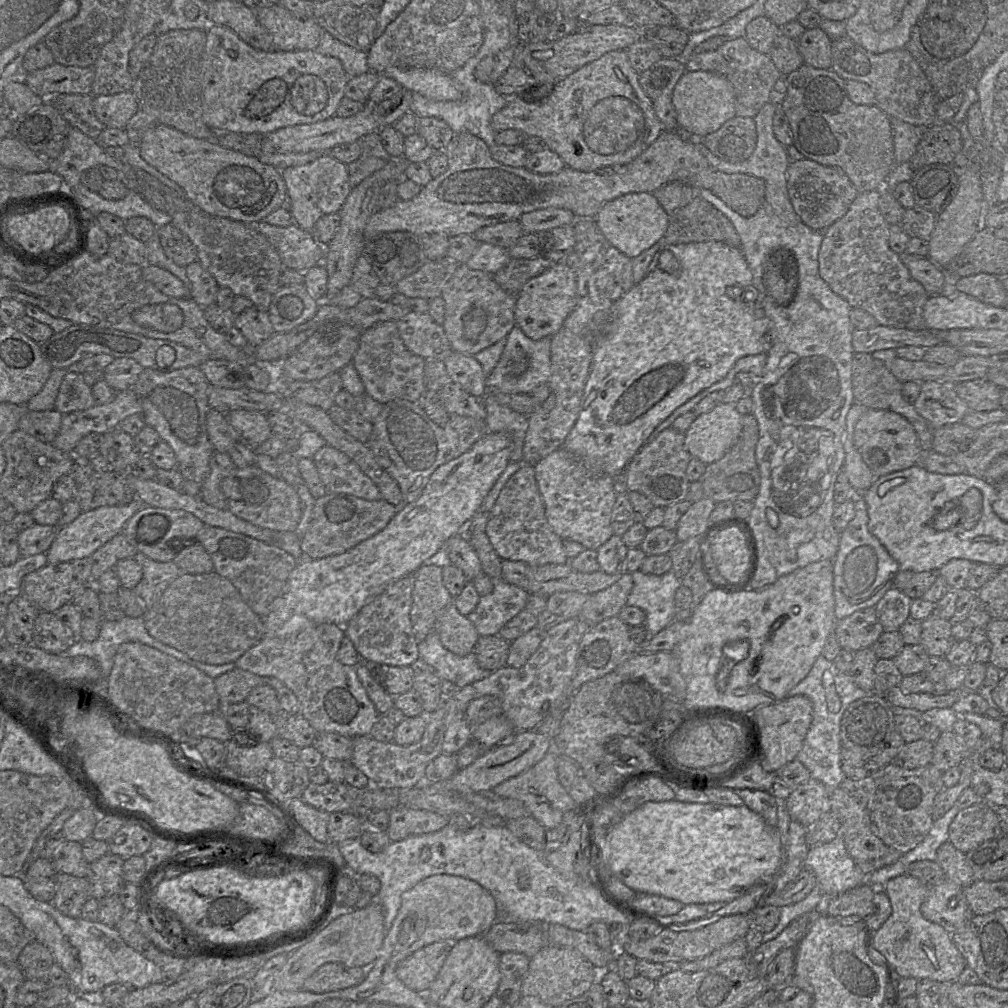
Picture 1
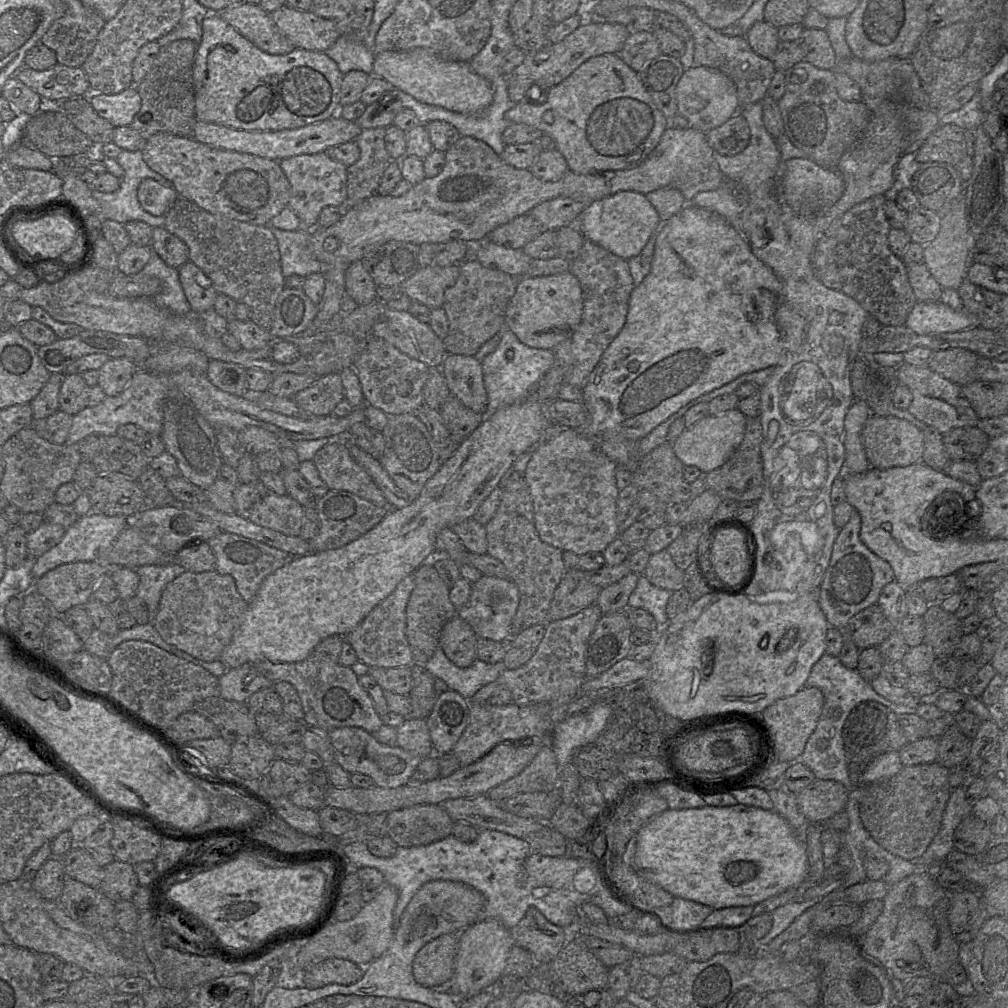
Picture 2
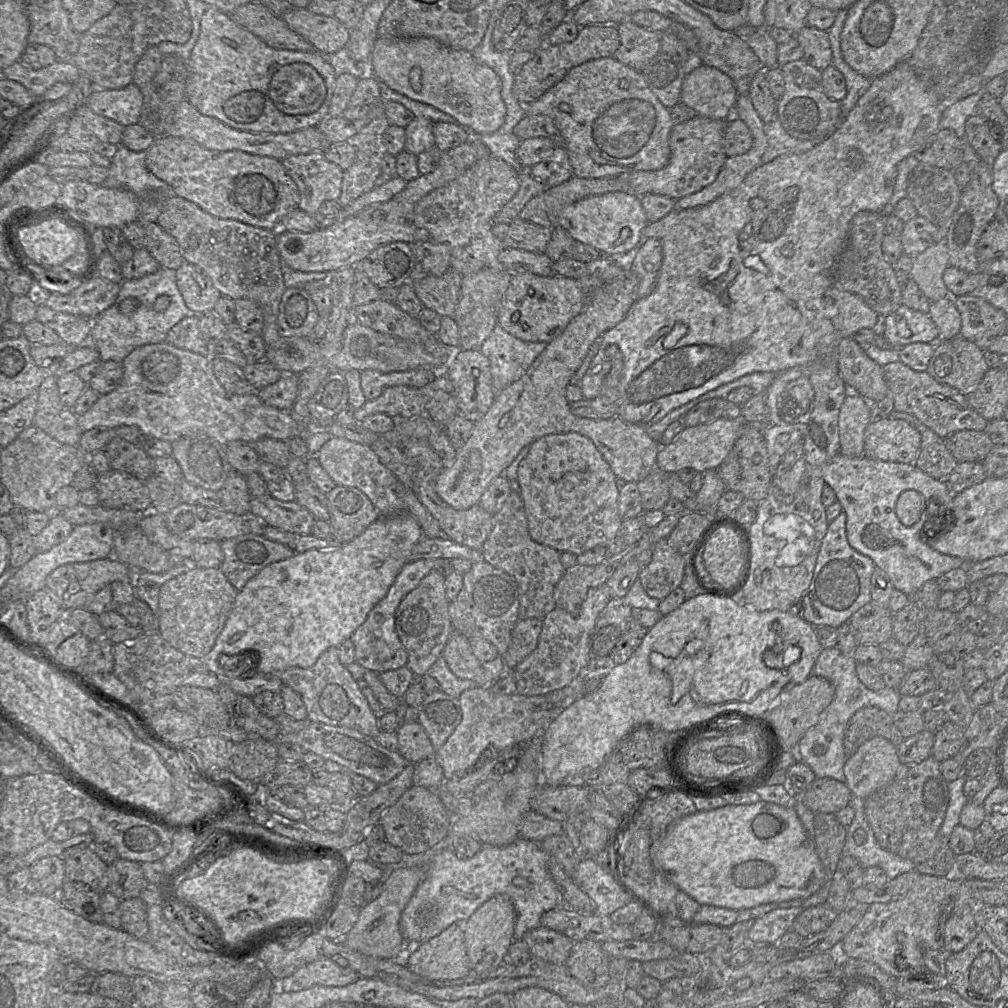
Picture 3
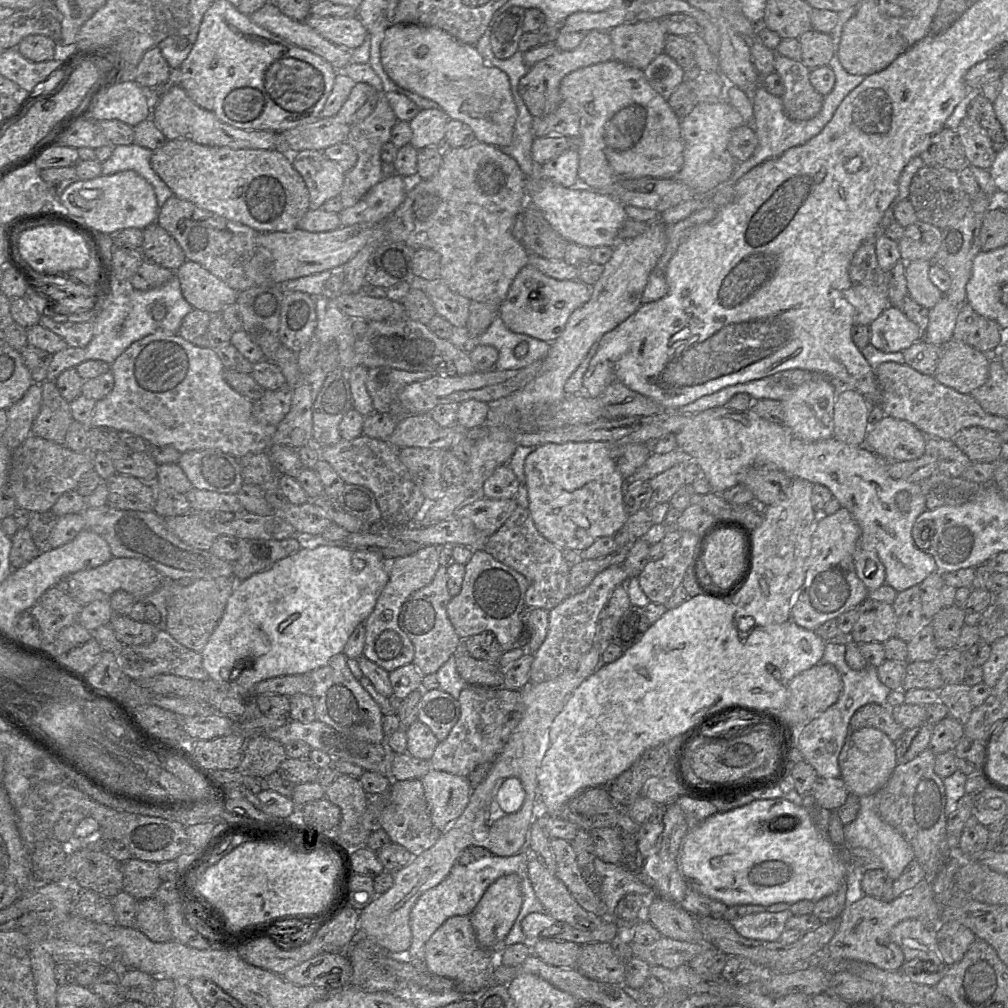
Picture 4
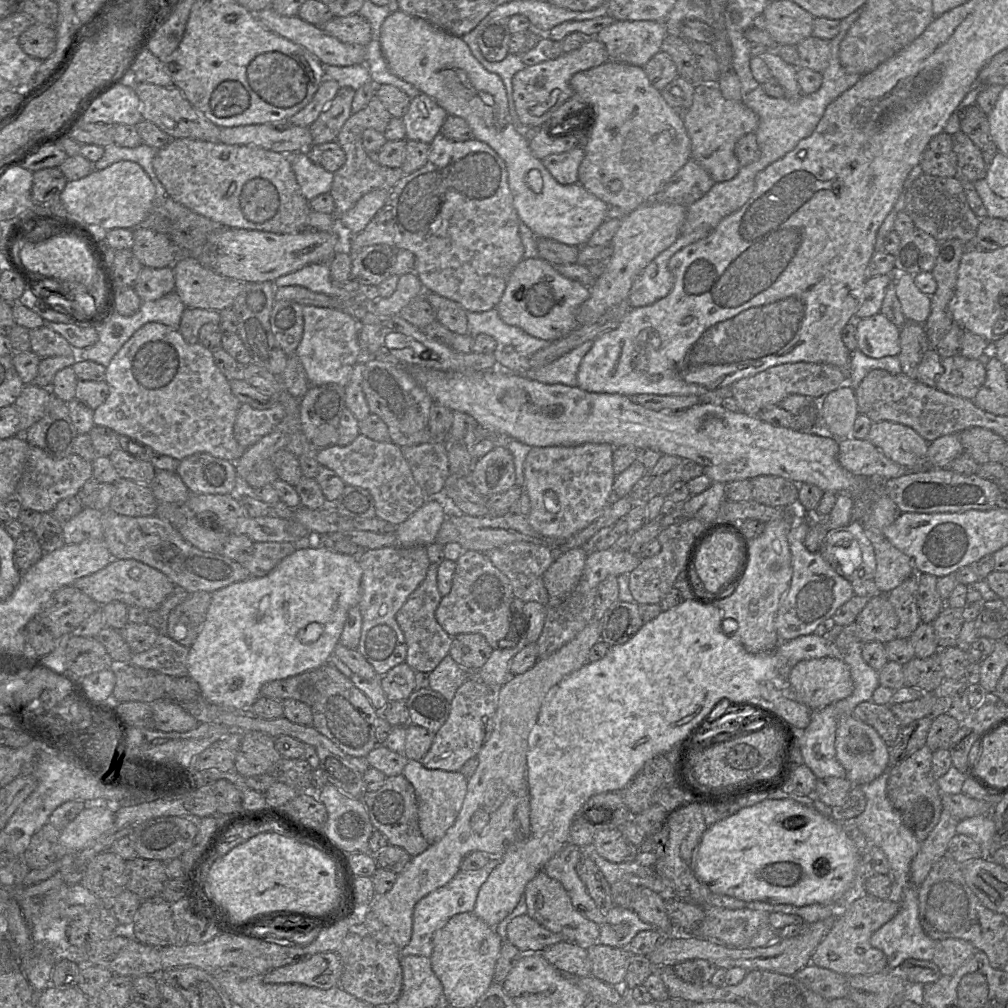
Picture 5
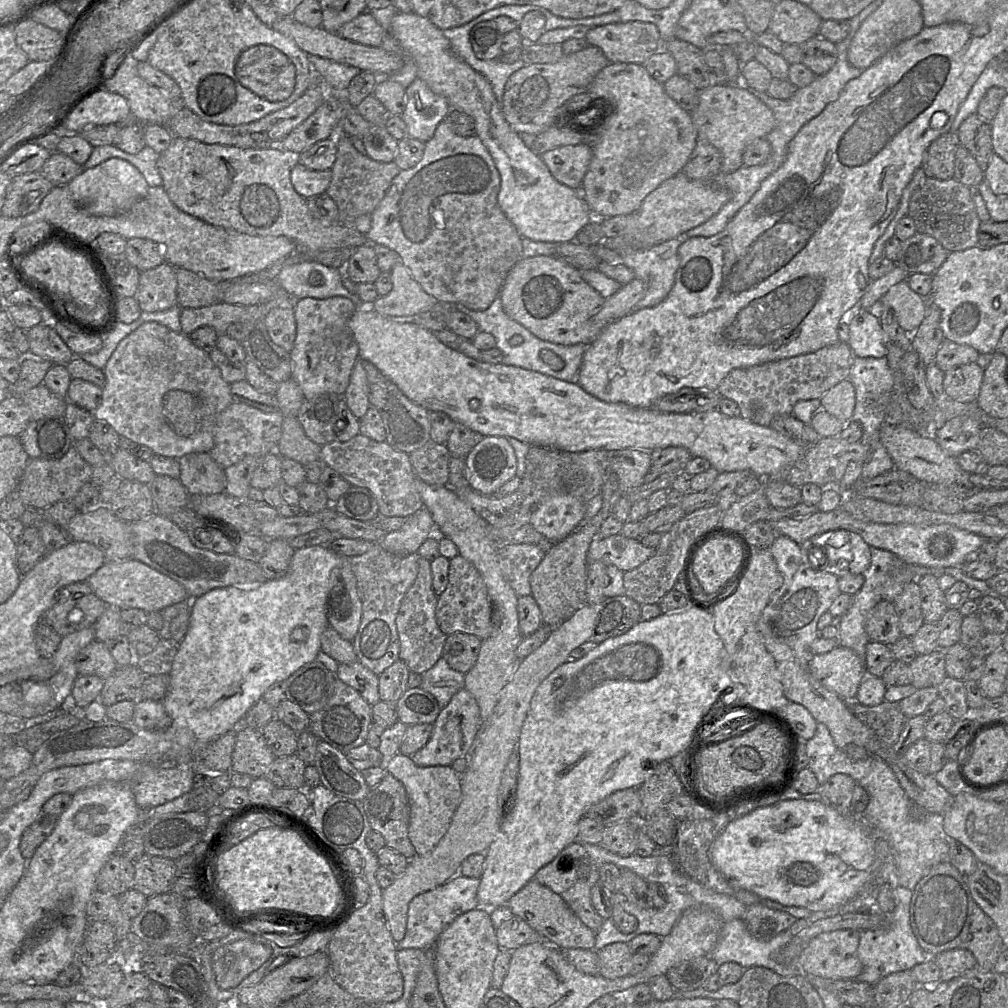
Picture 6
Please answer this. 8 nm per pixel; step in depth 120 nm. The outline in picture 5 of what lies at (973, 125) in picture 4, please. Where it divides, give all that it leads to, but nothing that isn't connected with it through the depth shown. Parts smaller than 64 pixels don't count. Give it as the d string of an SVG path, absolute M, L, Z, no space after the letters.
M962 131L952 135L952 138L958 159L958 175L971 182L985 179L987 166L980 149Z

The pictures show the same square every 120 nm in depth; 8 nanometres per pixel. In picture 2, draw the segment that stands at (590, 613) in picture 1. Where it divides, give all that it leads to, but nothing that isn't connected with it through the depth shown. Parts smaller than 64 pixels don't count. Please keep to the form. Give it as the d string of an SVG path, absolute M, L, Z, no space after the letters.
M629 572L619 581L602 588L596 604L604 614L625 611L628 608L628 598L635 589L639 575Z

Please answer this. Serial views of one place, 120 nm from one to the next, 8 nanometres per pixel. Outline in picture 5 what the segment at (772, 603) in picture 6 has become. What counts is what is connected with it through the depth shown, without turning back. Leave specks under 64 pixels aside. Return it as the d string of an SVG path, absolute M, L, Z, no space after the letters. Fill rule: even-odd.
M799 519L788 533L793 574L788 590L781 598L776 615L776 630L780 641L813 634L825 620L832 618L836 610L854 596L852 584L840 575L819 553L810 552L805 544L810 520ZM852 715L839 719L835 736L836 757L853 786L869 783L889 769L889 747L877 731Z

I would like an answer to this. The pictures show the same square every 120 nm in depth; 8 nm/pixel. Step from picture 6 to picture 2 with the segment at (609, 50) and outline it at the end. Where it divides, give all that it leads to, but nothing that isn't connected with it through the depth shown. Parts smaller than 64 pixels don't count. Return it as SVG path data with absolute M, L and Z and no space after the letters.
M644 30L631 31L619 55L638 73L661 53L660 45L652 30Z

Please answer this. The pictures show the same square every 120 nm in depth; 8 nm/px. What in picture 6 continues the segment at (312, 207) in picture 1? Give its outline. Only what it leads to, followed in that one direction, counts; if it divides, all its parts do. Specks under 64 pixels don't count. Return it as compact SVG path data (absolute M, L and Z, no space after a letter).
M298 162L293 163L291 171L293 187L305 199L326 192L332 176L332 169L311 170Z

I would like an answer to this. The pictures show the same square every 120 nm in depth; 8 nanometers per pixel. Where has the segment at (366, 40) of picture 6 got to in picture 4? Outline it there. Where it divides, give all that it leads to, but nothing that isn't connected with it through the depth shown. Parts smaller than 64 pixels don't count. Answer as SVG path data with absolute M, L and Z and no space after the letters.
M308 15L304 22L328 41L350 51L360 46L367 37L367 30L357 16Z

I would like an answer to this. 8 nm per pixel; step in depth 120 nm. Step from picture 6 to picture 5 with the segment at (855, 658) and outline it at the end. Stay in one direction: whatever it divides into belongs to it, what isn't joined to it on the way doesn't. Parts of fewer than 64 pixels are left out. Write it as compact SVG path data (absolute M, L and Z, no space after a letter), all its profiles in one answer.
M824 657L802 660L787 671L787 693L810 710L826 706L848 697L853 691L853 681L847 664L840 659Z

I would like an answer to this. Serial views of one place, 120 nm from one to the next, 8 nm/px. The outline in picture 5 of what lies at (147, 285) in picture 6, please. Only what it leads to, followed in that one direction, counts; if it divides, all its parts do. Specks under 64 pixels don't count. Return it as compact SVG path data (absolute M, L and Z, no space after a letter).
M142 267L133 288L141 301L158 300L175 290L173 268Z

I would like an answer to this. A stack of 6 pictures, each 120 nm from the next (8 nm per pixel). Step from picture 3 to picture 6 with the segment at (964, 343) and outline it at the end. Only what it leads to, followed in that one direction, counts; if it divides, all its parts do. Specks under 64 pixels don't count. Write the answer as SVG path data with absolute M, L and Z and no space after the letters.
M977 363L955 366L944 372L944 392L955 401L974 403L978 399L983 377L984 369Z

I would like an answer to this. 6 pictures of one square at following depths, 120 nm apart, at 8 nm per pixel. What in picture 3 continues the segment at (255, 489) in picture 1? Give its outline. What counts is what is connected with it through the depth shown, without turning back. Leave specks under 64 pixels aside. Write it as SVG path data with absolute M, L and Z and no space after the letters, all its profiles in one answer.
M270 494L252 497L250 513L265 524L287 532L301 535L311 534L314 516L294 501L281 501Z

